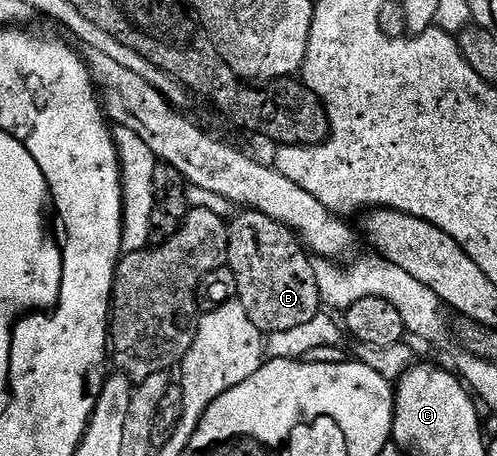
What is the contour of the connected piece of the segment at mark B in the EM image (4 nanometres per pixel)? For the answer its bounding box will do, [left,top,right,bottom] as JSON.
[226,212,324,334]

